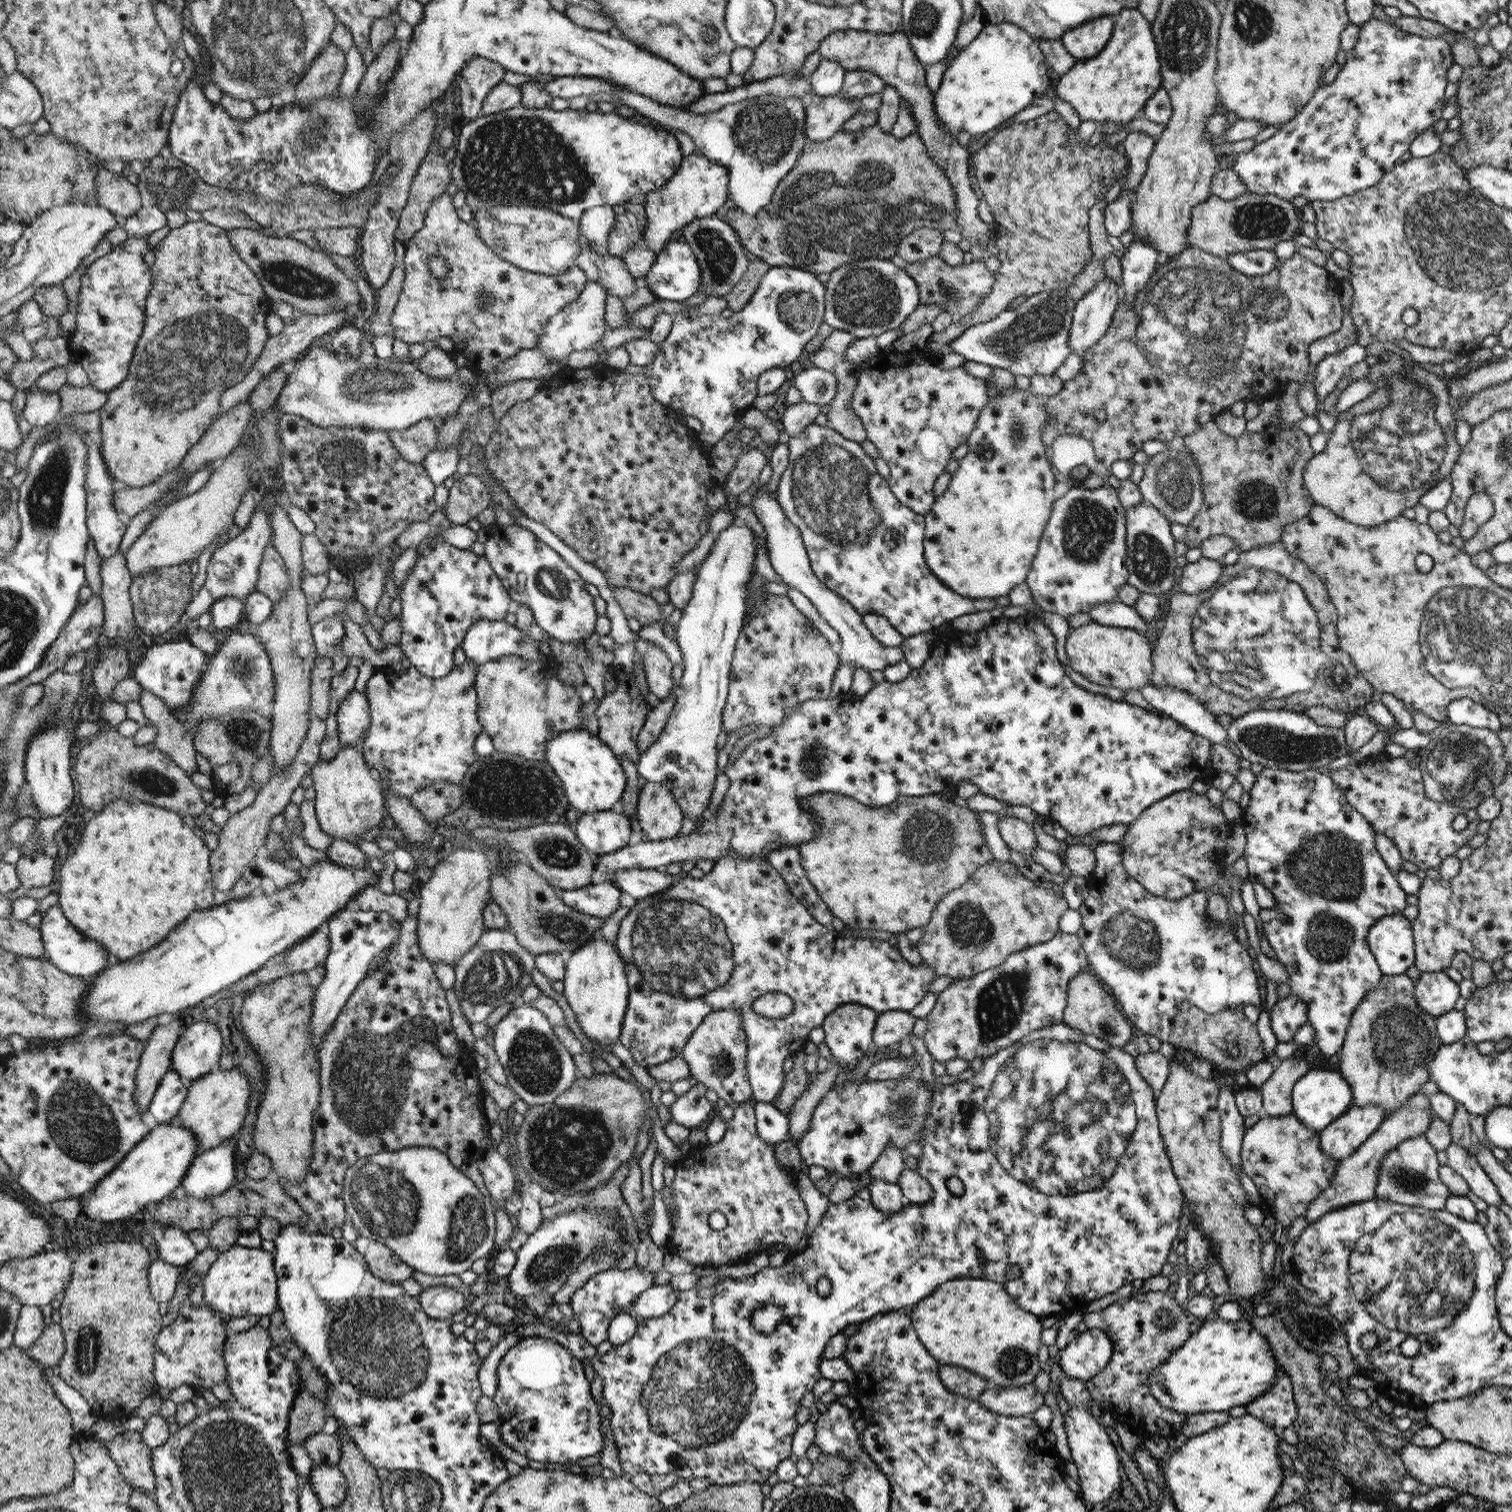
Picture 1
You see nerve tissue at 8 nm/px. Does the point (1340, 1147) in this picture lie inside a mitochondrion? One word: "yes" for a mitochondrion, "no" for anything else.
no

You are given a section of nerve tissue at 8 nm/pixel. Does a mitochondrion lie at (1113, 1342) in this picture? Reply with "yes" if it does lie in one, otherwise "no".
no

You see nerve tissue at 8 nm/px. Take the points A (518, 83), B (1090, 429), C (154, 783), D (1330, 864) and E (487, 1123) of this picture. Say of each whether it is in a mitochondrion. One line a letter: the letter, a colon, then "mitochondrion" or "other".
A: other
B: other
C: mitochondrion
D: mitochondrion
E: other

